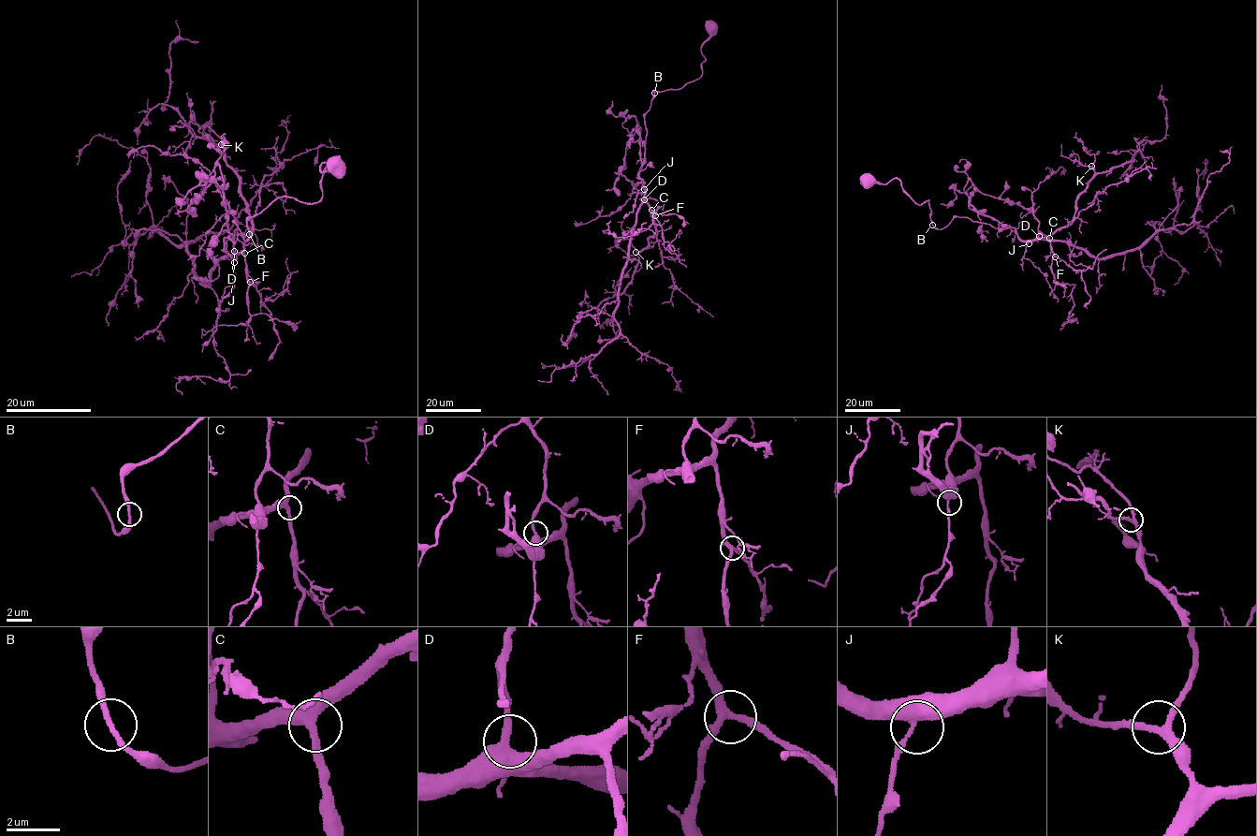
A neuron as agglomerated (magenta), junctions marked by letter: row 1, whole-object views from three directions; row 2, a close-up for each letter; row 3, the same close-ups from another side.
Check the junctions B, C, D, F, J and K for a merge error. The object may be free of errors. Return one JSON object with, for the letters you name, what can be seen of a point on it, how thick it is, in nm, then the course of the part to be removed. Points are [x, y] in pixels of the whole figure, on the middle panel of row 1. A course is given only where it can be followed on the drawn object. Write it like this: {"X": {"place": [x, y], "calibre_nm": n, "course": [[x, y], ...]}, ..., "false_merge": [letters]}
{"false_merge": []}

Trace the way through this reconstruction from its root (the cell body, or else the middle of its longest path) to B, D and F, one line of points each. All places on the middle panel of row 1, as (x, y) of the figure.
B: (712, 29), (711, 36), (701, 48), (705, 58), (702, 63), (702, 74), (679, 89), (652, 91), (654, 93)
D: (712, 29), (701, 48), (702, 74), (679, 89), (652, 91), (644, 114), (644, 158), (638, 174), (644, 199)
F: (712, 29), (701, 48), (702, 74), (679, 89), (652, 91), (644, 114), (647, 137), (638, 175), (655, 215)

